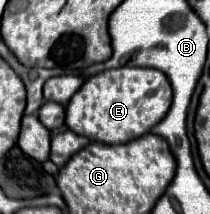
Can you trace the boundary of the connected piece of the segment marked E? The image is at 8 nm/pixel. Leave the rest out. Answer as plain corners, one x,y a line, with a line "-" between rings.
117,67
89,77
67,105
67,127
99,143
127,143
149,133
171,109
173,87
163,71
151,67

